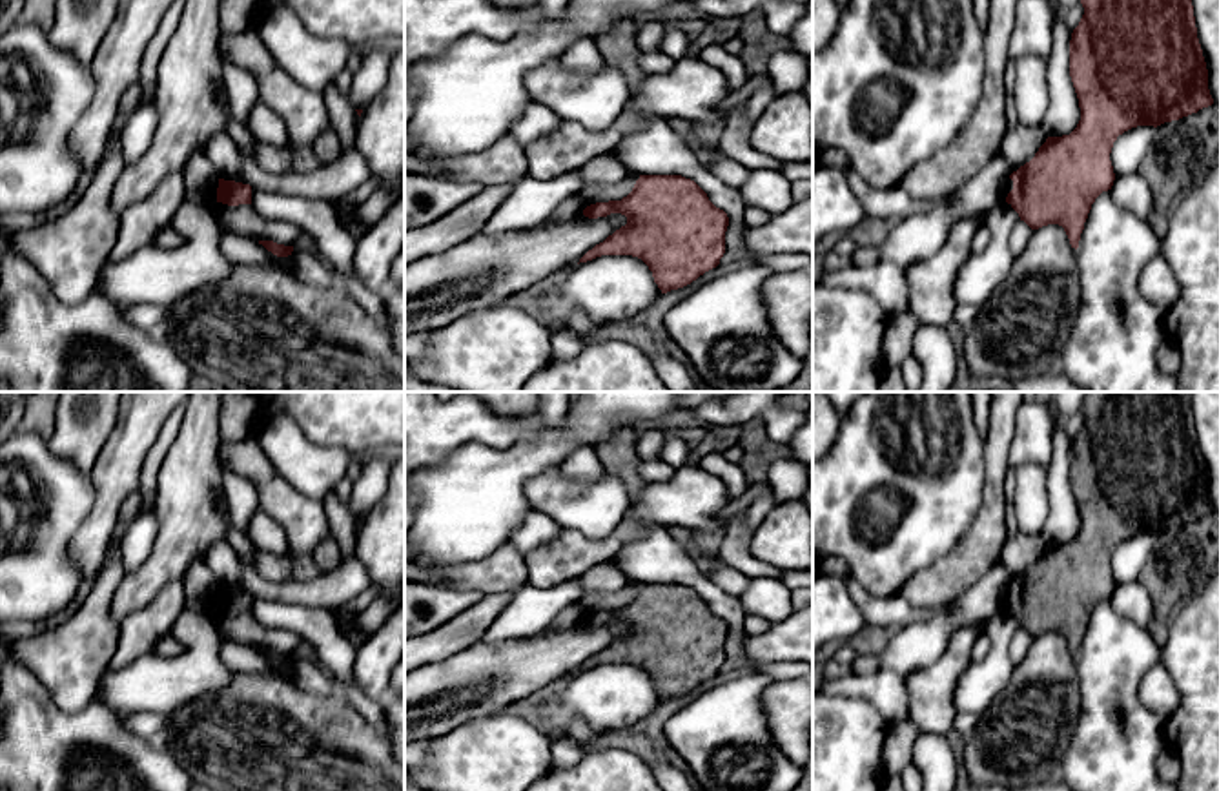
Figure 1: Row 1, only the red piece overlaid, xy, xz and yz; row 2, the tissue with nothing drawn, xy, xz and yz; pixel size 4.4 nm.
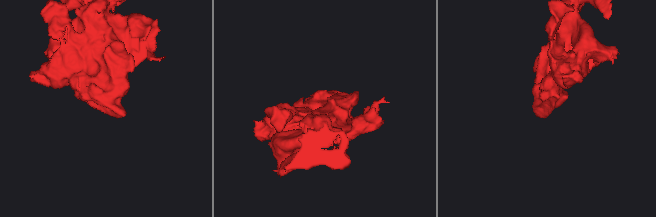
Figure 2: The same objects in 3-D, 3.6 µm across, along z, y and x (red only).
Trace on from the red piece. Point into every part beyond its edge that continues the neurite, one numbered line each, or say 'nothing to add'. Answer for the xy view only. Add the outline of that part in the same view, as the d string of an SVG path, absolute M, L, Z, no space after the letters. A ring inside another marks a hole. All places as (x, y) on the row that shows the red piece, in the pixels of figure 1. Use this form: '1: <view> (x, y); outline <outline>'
nothing to add

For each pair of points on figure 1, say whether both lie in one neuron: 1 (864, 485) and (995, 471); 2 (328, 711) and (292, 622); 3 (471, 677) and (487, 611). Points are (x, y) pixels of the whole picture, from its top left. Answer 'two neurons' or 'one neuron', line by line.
1: two neurons
2: two neurons
3: two neurons

